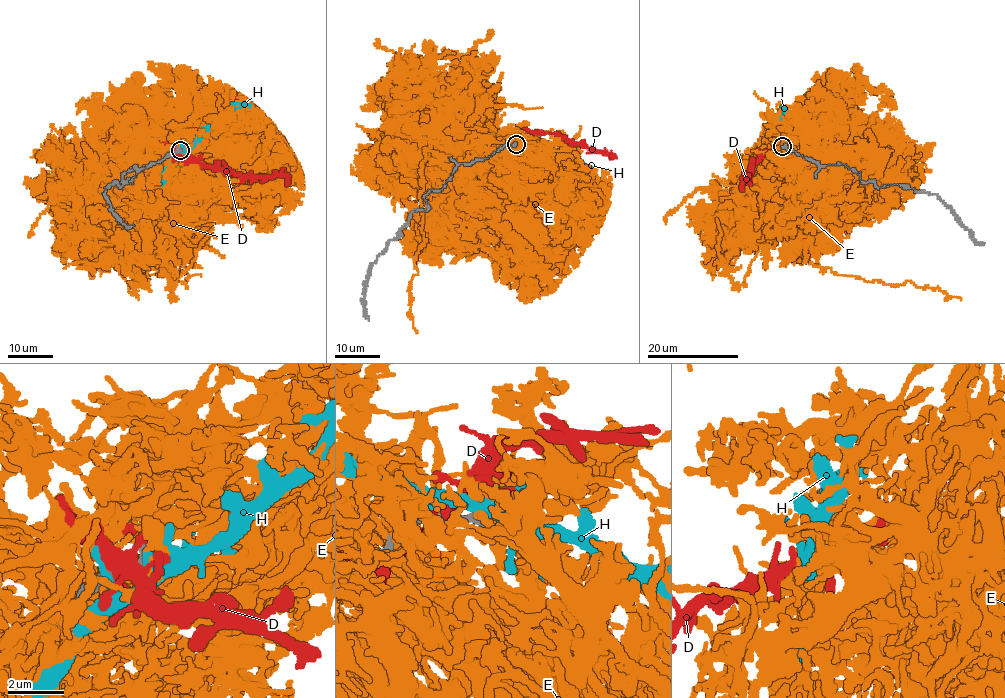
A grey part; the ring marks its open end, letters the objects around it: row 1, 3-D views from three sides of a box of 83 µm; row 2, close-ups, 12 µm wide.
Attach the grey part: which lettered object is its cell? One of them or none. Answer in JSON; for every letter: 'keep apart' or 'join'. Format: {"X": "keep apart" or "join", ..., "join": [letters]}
{"D": "keep apart", "E": "keep apart", "H": "keep apart", "join": []}

